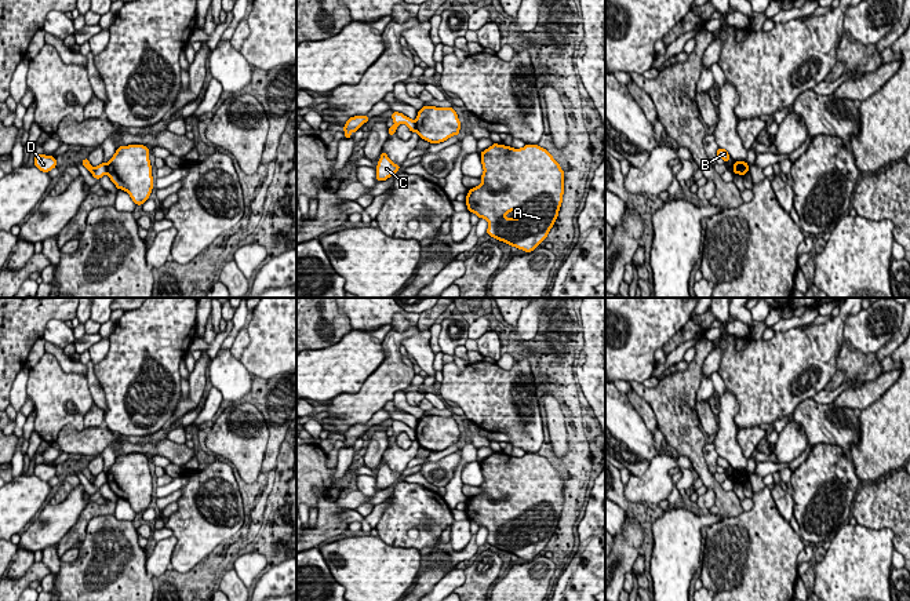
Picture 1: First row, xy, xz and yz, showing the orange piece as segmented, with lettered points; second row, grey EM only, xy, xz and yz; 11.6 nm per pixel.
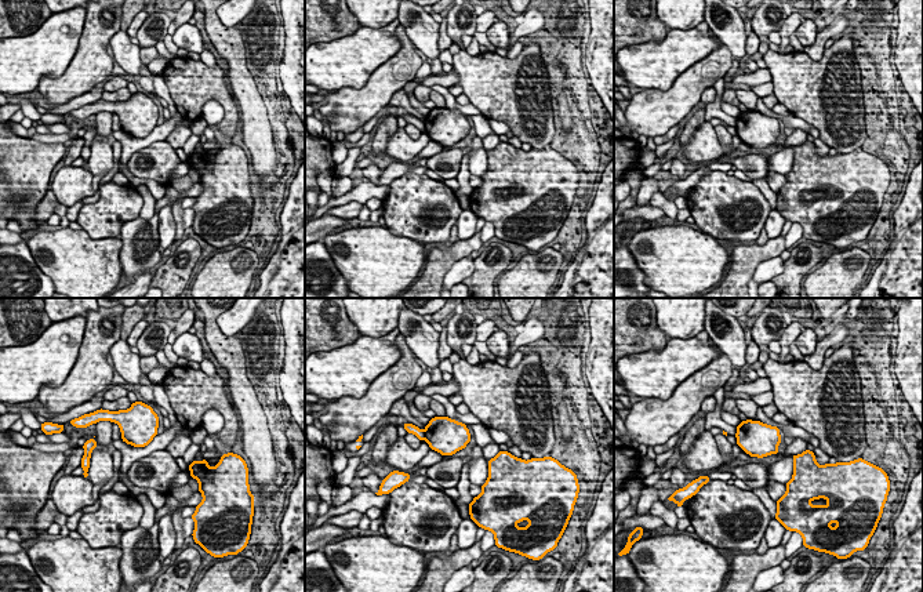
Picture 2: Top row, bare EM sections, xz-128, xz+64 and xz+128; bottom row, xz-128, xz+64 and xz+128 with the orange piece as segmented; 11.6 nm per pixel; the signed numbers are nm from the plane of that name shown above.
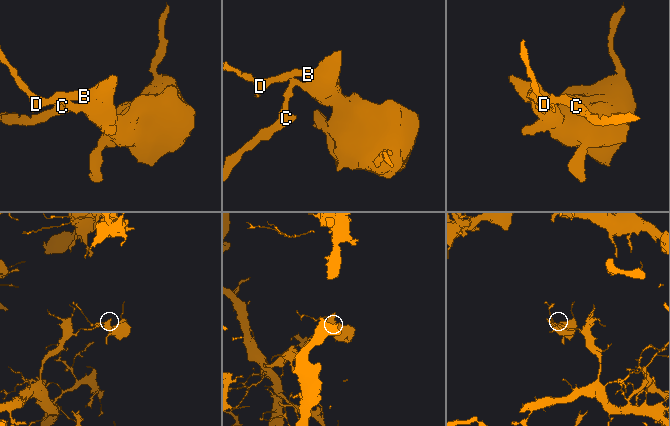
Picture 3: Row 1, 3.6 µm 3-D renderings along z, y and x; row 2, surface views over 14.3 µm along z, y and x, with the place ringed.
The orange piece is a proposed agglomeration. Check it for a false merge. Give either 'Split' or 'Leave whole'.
Split

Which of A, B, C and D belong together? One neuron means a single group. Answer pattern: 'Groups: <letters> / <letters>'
Groups: A B D / C

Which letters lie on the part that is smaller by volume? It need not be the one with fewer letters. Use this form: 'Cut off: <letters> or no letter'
Cut off: A, B, D

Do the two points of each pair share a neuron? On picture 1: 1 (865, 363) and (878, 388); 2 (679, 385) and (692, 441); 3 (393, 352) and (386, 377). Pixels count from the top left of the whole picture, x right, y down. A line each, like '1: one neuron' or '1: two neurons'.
1: two neurons
2: one neuron
3: one neuron

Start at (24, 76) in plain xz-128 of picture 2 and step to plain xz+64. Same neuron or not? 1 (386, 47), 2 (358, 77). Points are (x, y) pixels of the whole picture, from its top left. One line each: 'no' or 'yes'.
1: yes
2: yes

